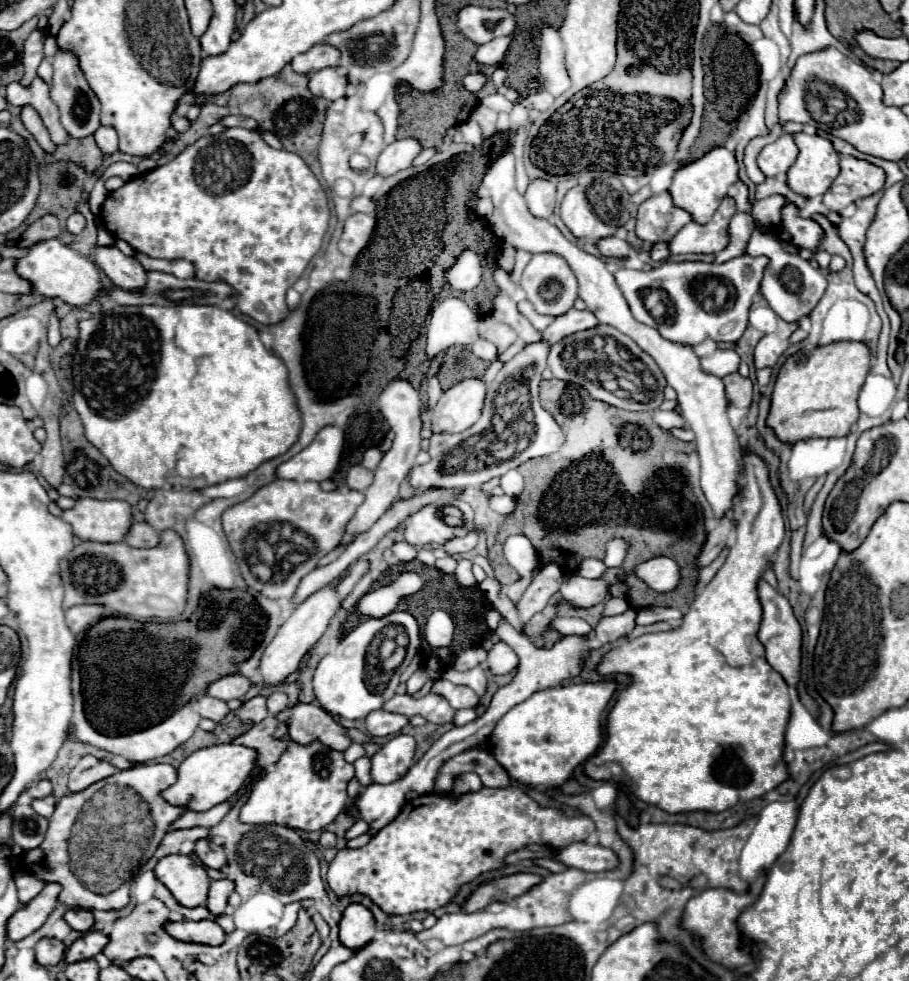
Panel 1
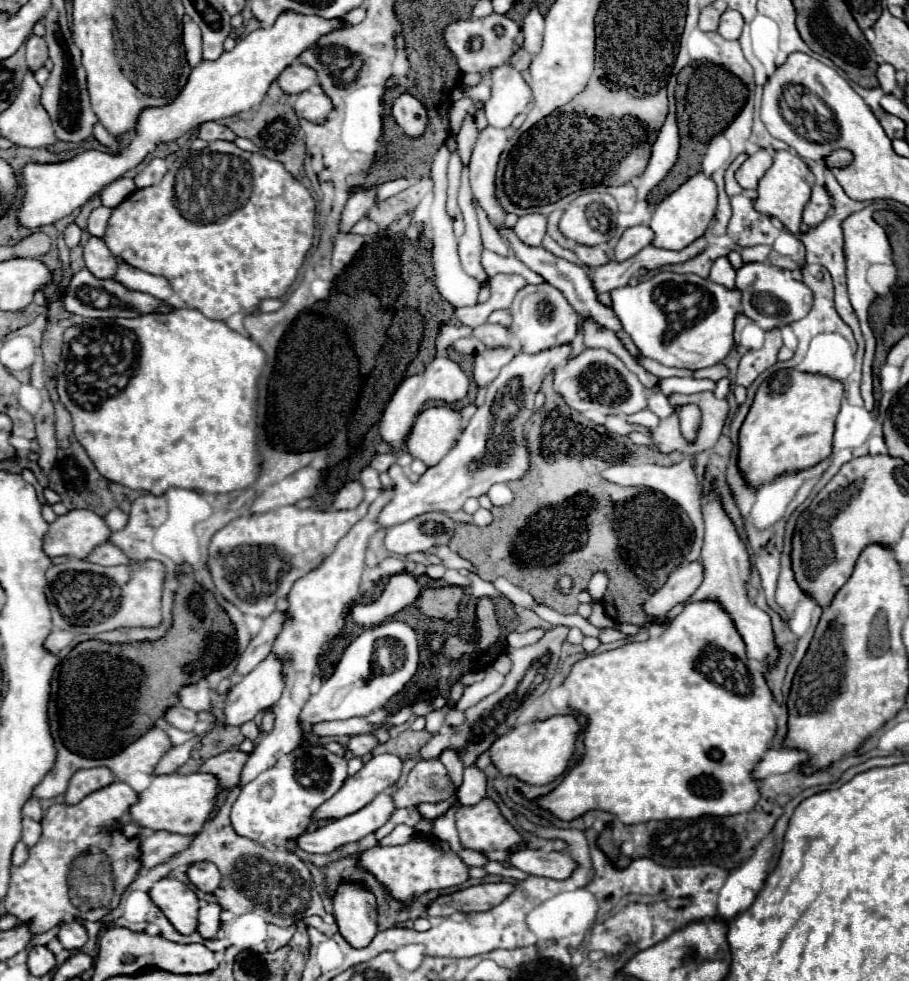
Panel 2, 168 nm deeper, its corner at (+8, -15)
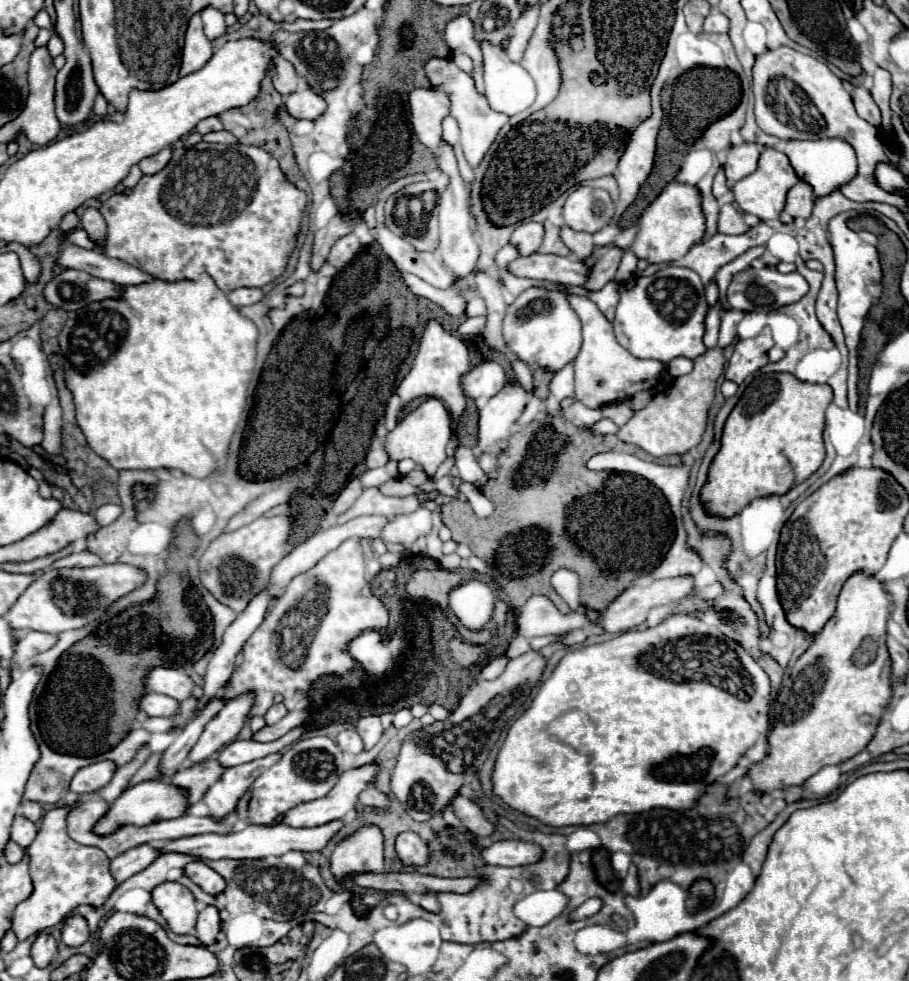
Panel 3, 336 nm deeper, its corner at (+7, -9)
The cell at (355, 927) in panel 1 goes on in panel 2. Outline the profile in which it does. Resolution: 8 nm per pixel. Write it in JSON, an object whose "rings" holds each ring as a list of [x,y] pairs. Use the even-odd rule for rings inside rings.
{"rings":[[[341,881],[333,897],[333,915],[341,935],[353,947],[367,947],[377,933],[375,895],[353,881]]]}

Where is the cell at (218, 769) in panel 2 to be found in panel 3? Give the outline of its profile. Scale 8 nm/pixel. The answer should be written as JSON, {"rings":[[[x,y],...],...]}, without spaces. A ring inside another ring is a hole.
{"rings":[[[210,759],[210,761],[204,761],[202,765],[194,765],[190,769],[176,771],[168,781],[172,785],[188,789],[188,793],[190,793],[188,801],[190,801],[190,805],[194,805],[222,777],[224,771],[226,771],[226,767],[222,767],[218,761]]]}

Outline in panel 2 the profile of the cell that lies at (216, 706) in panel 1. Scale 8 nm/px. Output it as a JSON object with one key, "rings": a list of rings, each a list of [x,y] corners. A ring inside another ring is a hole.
{"rings":[[[173,705],[165,711],[163,719],[167,719],[169,725],[181,729],[181,731],[193,731],[193,725],[197,723],[197,713],[193,711],[187,711],[185,707],[181,705]]]}

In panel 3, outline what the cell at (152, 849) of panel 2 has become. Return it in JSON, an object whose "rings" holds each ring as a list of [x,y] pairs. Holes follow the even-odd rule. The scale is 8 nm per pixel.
{"rings":[[[138,845],[138,847],[134,847],[134,849],[124,851],[124,853],[118,855],[116,859],[112,859],[110,871],[112,871],[114,879],[116,879],[118,883],[122,883],[122,881],[126,881],[128,877],[136,875],[138,871],[146,869],[156,857],[158,857],[156,847],[152,847],[152,845]]]}

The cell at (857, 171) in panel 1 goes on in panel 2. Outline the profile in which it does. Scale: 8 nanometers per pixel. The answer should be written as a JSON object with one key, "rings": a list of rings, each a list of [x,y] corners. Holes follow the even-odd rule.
{"rings":[[[813,185],[811,197],[803,209],[803,223],[809,227],[819,225],[827,217],[829,209],[831,209],[831,197],[829,197],[825,185]]]}

